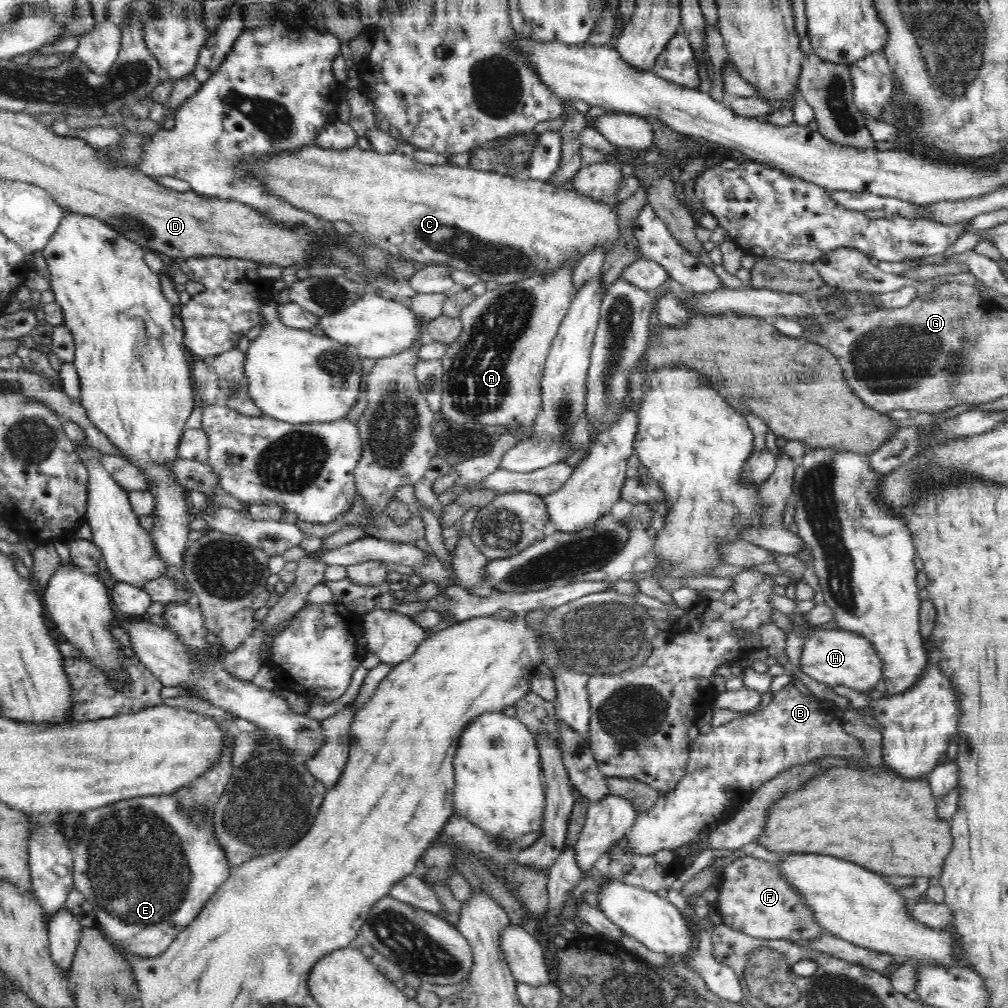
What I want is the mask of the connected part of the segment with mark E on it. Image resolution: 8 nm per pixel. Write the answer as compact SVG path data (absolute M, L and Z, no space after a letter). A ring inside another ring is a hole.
M178 793L170 794L170 796L132 797L106 805L104 809L89 810L86 812L84 837L81 838L80 844L73 849L73 856L75 857L73 862L73 885L78 892L84 894L84 898L94 908L97 925L103 927L100 930L103 937L110 940L116 949L122 948L124 952L140 955L141 958L152 958L166 952L177 934L186 929L197 918L206 902L230 876L231 869L234 868L227 864L222 848L219 848L213 840L213 821L210 819L194 821L192 817L188 817L188 813L184 809L180 809L178 800L180 800Z

